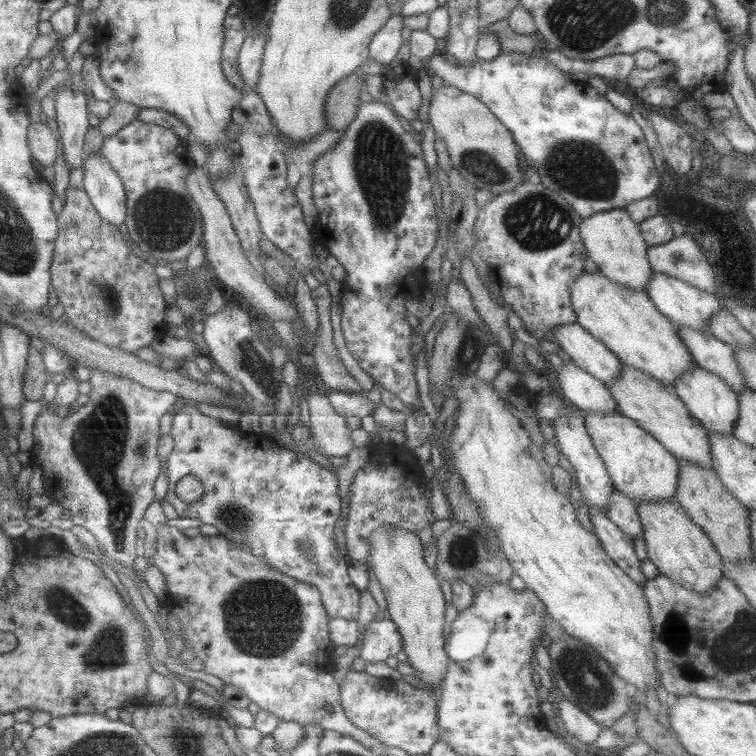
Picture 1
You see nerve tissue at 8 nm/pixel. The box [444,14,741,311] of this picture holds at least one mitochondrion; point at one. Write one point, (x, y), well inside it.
(537, 222)

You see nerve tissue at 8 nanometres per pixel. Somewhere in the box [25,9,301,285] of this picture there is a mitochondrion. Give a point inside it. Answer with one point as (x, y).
(165, 219)

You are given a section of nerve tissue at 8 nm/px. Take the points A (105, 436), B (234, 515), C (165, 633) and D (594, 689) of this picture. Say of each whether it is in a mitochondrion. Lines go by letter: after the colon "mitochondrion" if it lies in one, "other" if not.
A: mitochondrion
B: mitochondrion
C: other
D: mitochondrion

